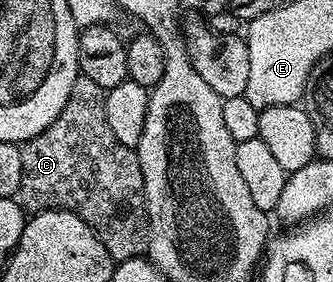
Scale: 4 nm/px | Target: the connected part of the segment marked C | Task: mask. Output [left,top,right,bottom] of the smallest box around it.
[19,75,149,263]

